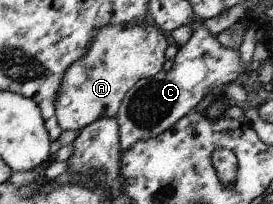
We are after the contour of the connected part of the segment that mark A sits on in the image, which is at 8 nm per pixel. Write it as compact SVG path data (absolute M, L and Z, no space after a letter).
M145 21L141 24L129 22L128 24L107 24L96 29L89 45L85 48L77 61L68 65L61 76L54 101L54 114L59 129L62 131L79 132L81 128L97 121L99 118L115 118L125 92L141 78L150 78L162 69L163 52L167 49L170 40L168 35L162 33L155 25Z

